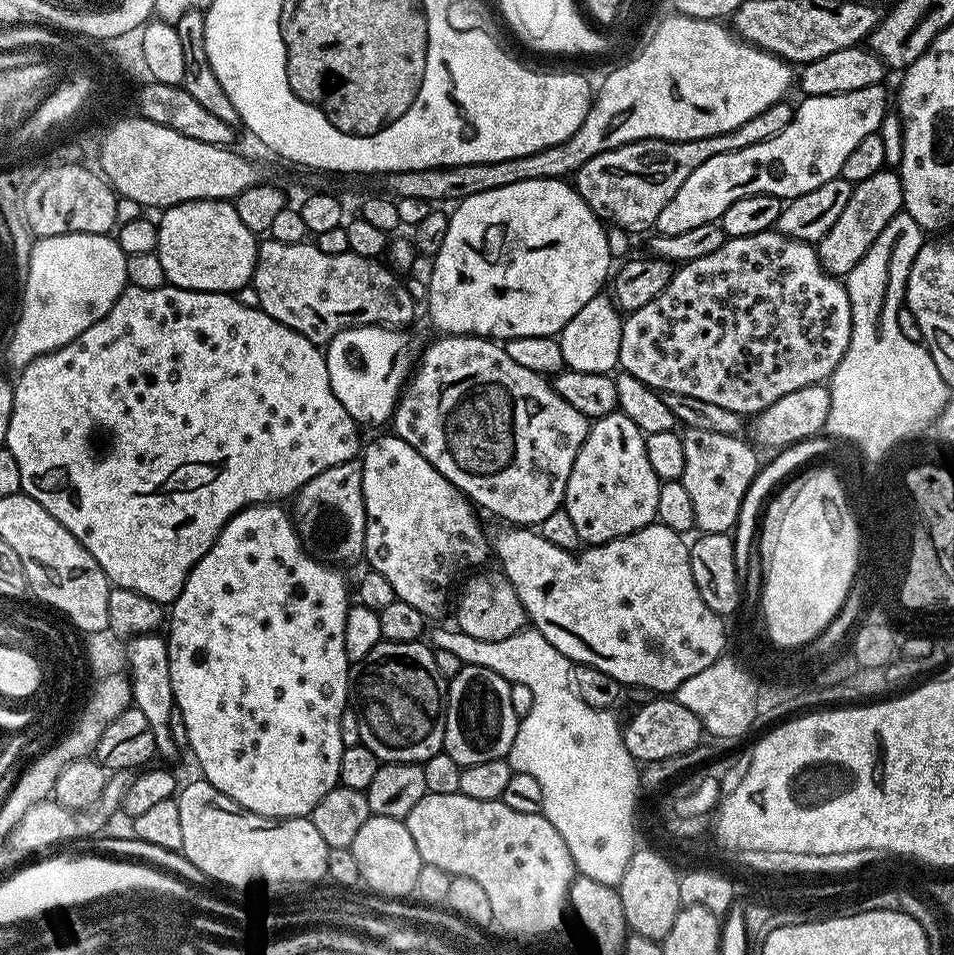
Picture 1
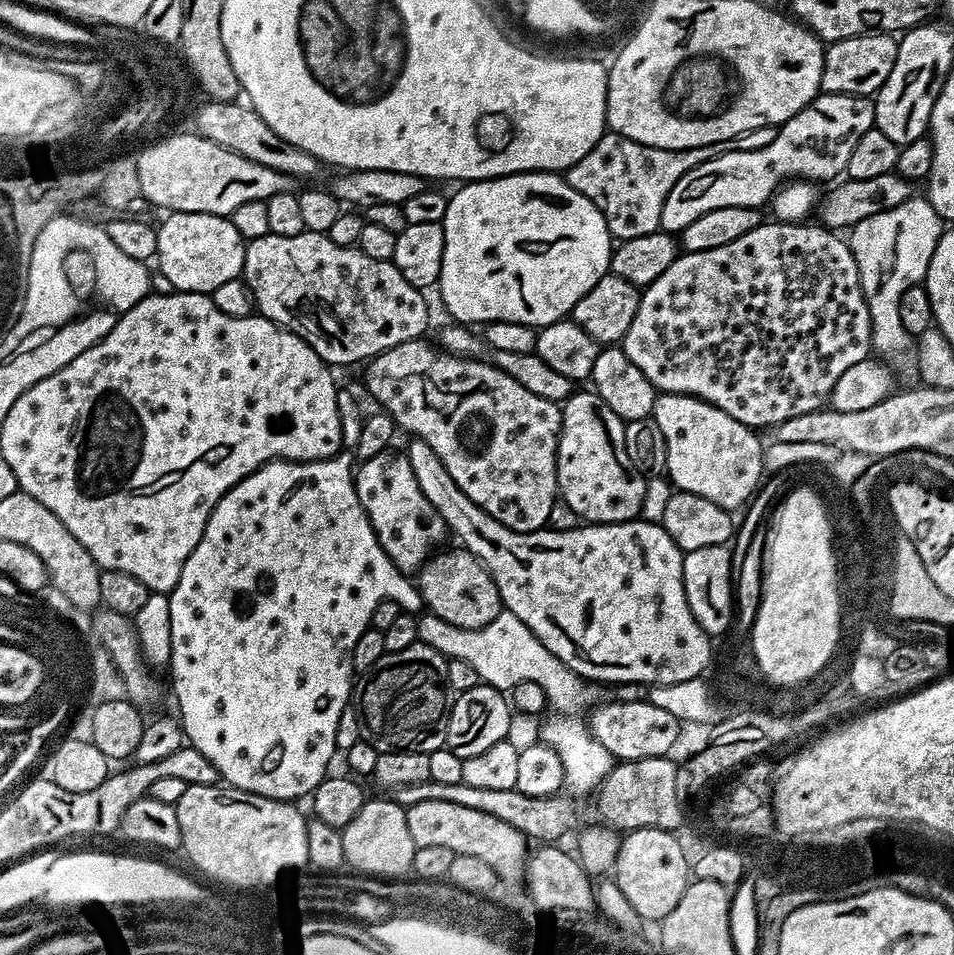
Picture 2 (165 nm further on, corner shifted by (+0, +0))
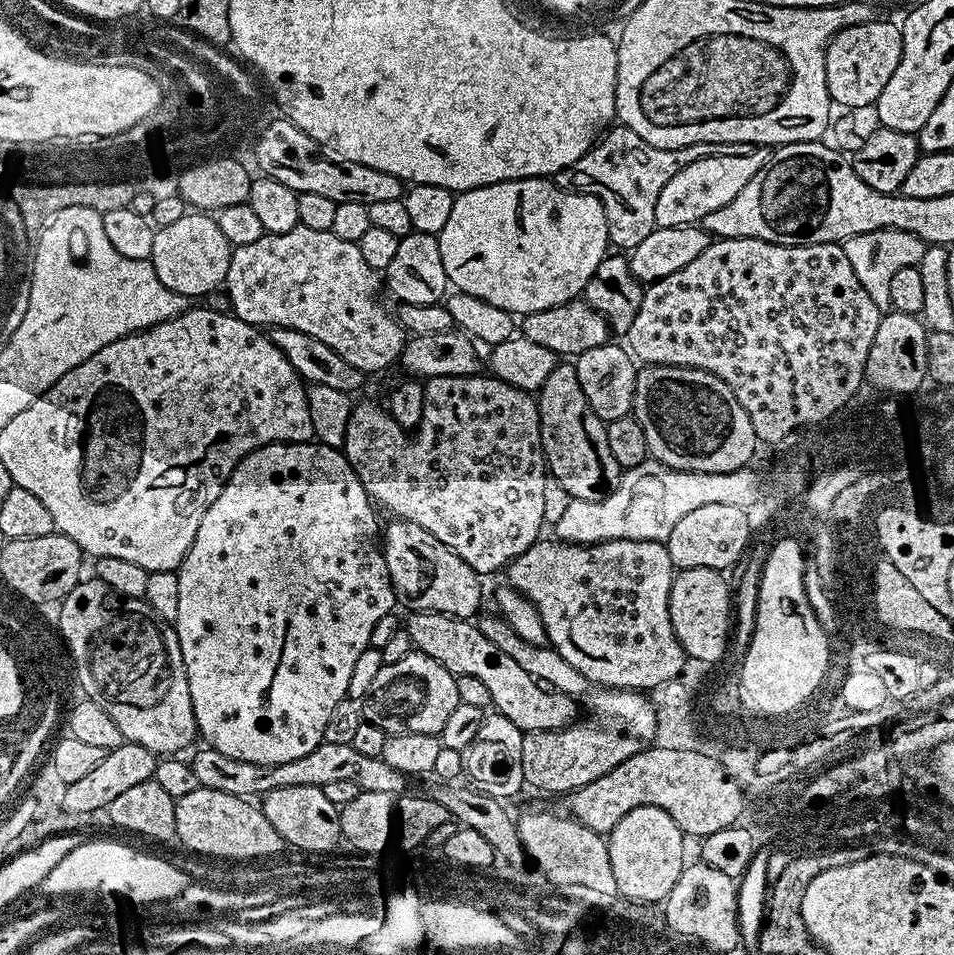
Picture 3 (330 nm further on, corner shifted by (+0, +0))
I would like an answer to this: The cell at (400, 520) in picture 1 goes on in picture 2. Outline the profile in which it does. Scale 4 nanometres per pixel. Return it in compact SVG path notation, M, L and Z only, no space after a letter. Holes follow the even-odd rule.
M395 450L379 452L374 458L363 461L354 475L356 493L380 539L382 550L386 550L390 562L394 562L400 572L418 573L434 550L441 547L446 529L438 510L434 510L426 494L418 490L418 478L414 478L414 470L410 470L407 455Z

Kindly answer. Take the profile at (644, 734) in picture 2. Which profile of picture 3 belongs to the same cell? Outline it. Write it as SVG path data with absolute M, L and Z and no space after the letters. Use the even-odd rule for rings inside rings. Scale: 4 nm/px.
M417 611L408 617L406 630L412 639L413 649L434 658L434 662L446 666L446 670L450 670L455 677L479 678L490 689L492 708L499 715L510 718L510 722L514 722L514 726L518 726L521 732L553 732L567 728L577 719L577 701L573 697L558 691L541 691L537 680L522 670L505 651L498 650L471 619Z

